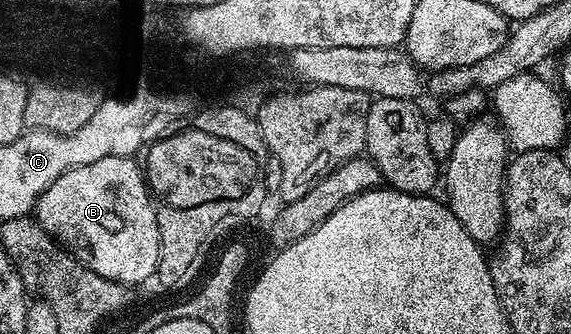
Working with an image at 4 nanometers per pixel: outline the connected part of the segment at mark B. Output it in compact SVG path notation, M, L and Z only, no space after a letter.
M130 156L101 158L101 162L89 162L89 166L77 166L39 196L33 213L34 219L54 240L58 240L79 263L101 278L119 284L133 286L141 274L152 272L159 266L159 227L155 217L153 197L148 189L144 173Z

